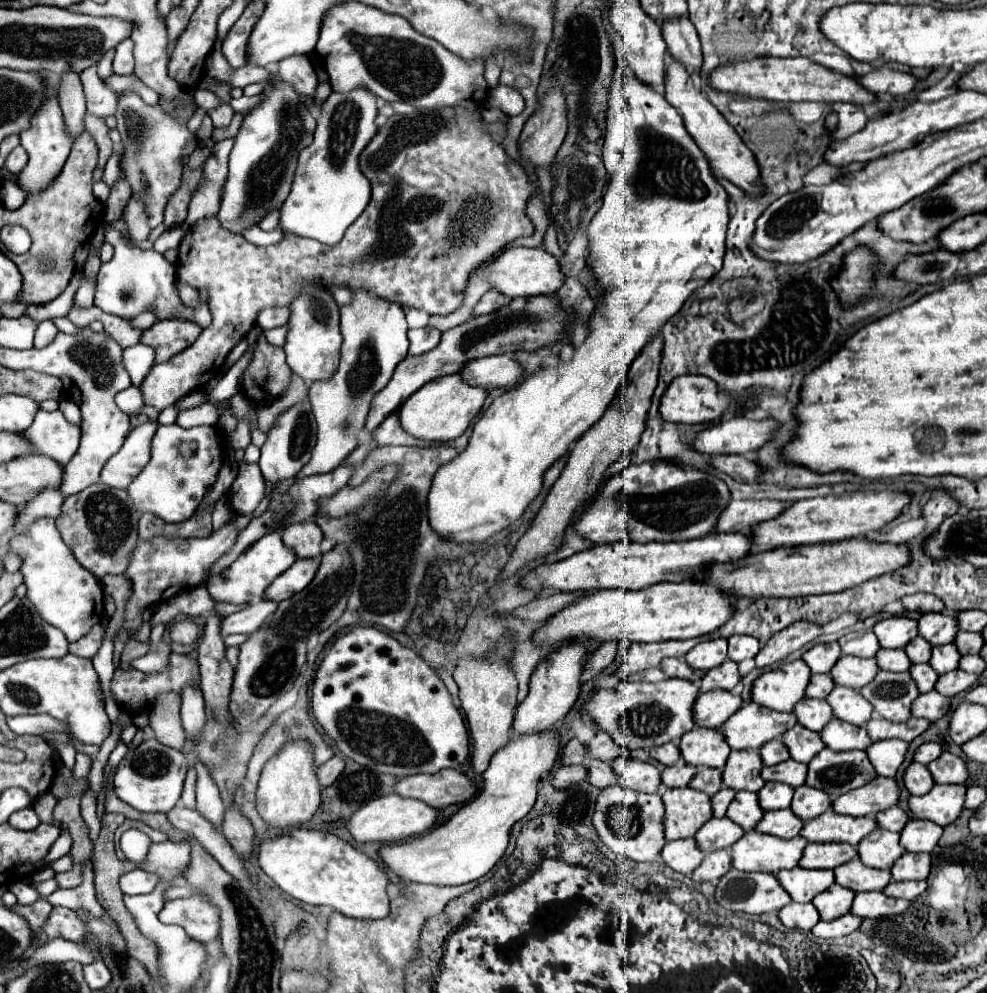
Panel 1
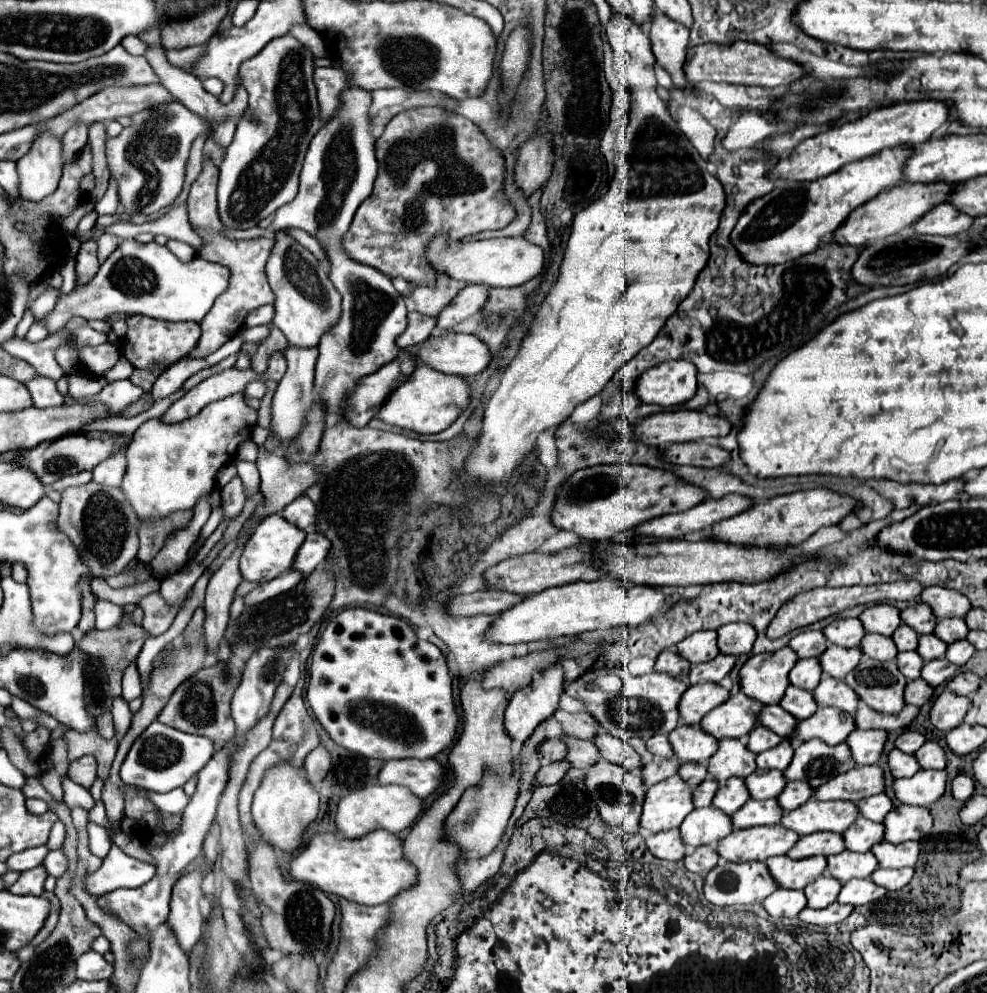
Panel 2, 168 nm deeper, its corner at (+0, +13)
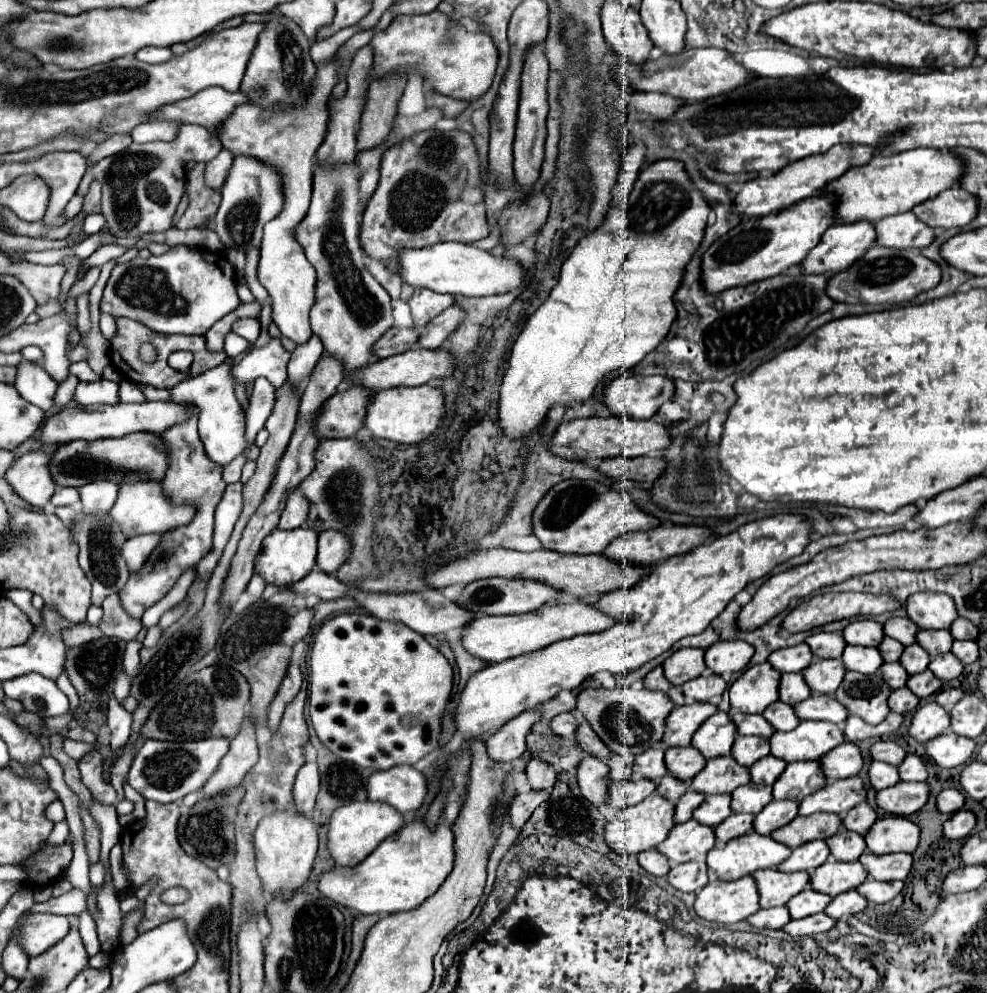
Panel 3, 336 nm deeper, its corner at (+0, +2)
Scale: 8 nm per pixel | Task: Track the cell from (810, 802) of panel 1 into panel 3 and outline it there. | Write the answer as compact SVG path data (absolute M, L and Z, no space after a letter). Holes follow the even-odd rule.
M774 800L770 802L754 820L754 830L758 834L772 834L784 824L798 816L798 802L794 800Z

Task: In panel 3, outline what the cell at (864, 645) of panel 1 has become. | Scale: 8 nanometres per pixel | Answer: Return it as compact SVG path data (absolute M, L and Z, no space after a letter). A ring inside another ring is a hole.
M816 632L806 638L806 644L810 646L816 658L840 658L846 648L842 632Z

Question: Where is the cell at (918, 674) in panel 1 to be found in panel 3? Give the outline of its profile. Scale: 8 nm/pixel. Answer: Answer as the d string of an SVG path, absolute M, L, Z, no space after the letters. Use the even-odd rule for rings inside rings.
M894 662L894 664L882 664L882 674L884 674L884 680L890 684L890 688L902 688L906 684L906 680L910 678L908 672L904 672L902 664L900 662Z

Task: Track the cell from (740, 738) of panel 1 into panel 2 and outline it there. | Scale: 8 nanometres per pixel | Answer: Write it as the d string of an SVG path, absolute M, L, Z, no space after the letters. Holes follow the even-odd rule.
M744 693L732 695L724 705L718 705L710 713L704 715L700 727L720 739L744 739L752 727L758 723L758 713L762 703L746 697Z

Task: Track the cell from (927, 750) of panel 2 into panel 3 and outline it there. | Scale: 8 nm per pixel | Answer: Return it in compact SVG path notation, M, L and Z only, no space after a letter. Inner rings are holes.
M908 754L904 762L898 766L898 770L900 770L900 778L906 782L924 782L928 778L926 764L916 754Z

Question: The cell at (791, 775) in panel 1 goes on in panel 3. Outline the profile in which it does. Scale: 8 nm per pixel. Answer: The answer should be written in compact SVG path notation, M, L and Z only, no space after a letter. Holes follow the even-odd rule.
M770 754L758 760L754 766L750 766L750 778L754 784L774 784L778 776L784 772L784 768L786 768L786 762Z

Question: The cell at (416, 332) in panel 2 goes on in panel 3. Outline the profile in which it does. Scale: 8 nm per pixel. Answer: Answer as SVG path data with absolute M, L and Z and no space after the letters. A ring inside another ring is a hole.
M390 328L376 344L374 354L378 358L390 358L394 354L402 354L418 344L420 330L416 328Z

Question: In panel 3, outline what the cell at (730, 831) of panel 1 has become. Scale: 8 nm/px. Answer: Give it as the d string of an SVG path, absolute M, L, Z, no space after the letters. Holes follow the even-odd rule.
M688 820L684 824L678 824L670 832L670 836L656 848L668 858L672 866L676 866L704 858L714 846L716 846L714 830L710 826L698 824L696 820Z

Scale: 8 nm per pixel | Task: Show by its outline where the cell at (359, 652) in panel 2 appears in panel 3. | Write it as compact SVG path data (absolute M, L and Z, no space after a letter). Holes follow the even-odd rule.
M338 614L320 626L310 652L310 668L310 720L320 742L338 758L362 768L388 770L398 764L414 766L438 748L442 716L452 692L452 666L414 630L368 614Z

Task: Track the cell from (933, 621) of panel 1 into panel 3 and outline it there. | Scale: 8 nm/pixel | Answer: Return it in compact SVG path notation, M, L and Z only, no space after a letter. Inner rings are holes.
M890 618L890 620L884 624L886 636L902 642L904 646L916 644L916 634L918 634L918 630L920 630L920 628L918 628L910 618Z

